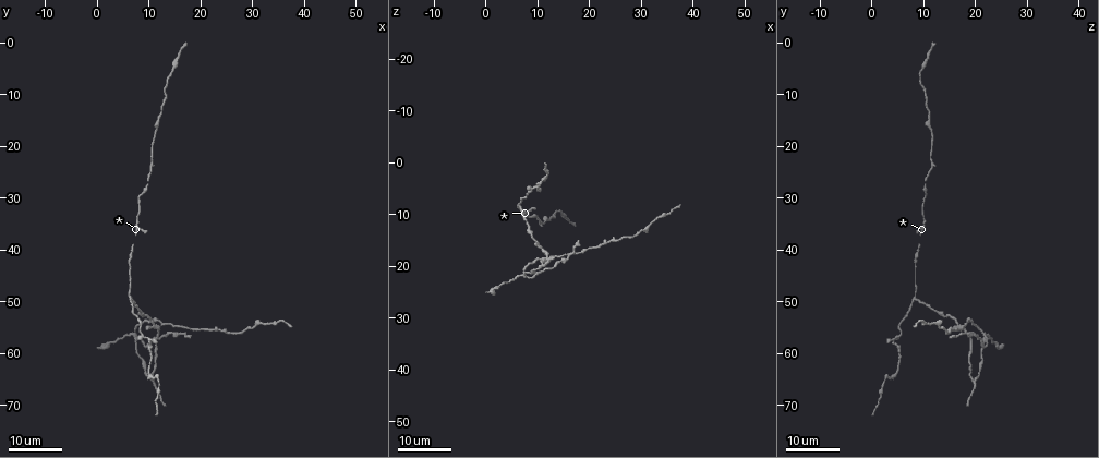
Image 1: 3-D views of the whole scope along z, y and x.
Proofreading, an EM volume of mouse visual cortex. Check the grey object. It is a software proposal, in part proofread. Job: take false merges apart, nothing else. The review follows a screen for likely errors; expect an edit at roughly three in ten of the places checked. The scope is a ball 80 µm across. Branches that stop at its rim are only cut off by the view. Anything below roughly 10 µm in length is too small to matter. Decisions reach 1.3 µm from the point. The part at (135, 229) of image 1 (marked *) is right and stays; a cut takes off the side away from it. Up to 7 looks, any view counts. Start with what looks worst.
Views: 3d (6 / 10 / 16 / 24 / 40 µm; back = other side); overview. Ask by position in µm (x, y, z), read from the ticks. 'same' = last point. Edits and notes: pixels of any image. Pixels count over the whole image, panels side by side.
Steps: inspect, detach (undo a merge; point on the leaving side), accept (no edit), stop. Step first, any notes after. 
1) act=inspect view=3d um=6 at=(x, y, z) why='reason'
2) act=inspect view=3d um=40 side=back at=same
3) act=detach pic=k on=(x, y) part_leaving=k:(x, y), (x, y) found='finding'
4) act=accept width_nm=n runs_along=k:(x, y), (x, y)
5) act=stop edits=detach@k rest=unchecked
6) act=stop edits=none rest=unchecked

act=inspect view=3d um=24 at=(10.0, 57.0, 4.5) why='side arm on a straight run'

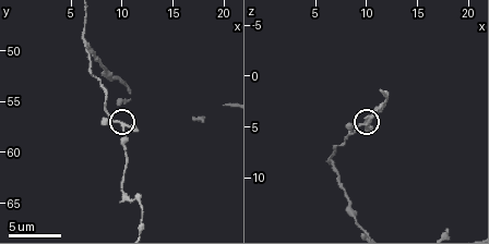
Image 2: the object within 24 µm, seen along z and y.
act=inspect view=3d um=6 at=same why='zoom in'

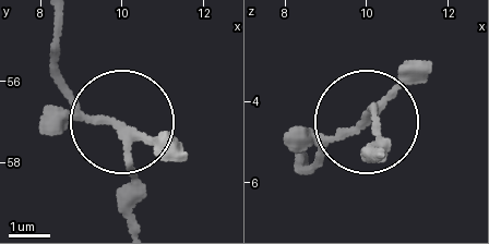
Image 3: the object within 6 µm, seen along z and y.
act=inspect view=3d um=6 side=back at=(10.15, 57.50, 4.25)

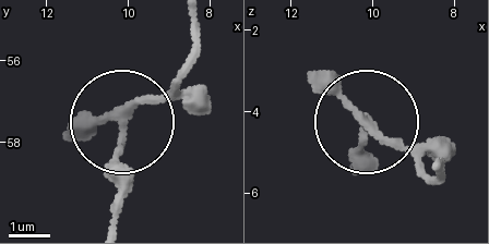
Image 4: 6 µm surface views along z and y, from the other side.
act=accept width_nm=170 runs_along=4:(197, 22), (182, 73), (127, 125), (112, 216) found='continuous, no second neuron'

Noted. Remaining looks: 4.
act=inspect view=3d um=10 at=(6.8, 49.4, 8.2)

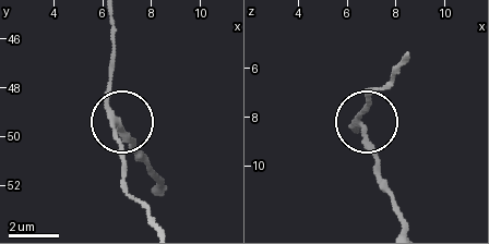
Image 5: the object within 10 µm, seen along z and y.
act=detach pic=5 on=(132, 142) side_arm_um=30 part_leaving=5:(117, 124), (159, 182) found='two neurons meet here'

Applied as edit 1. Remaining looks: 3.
act=stop edits=detach@5 rest=unchecked

